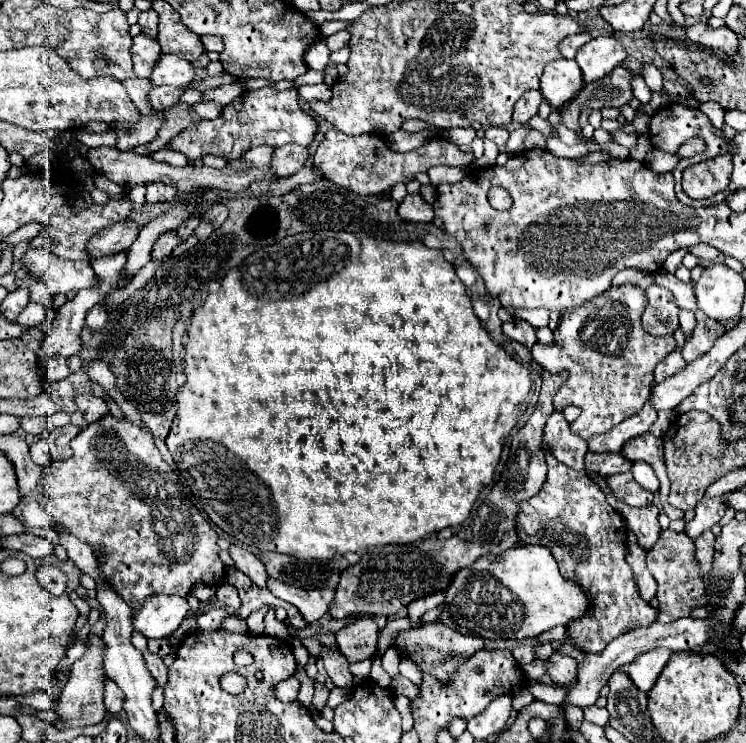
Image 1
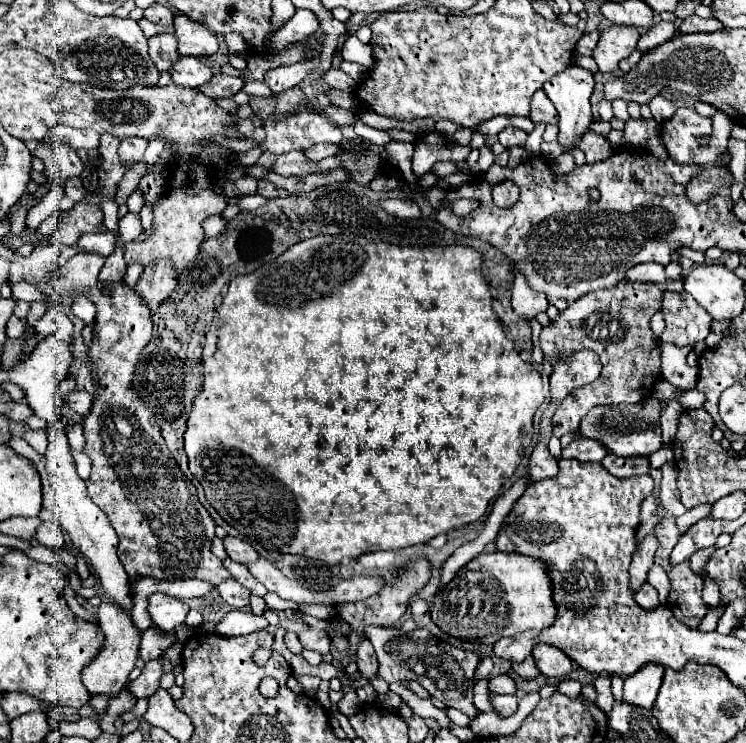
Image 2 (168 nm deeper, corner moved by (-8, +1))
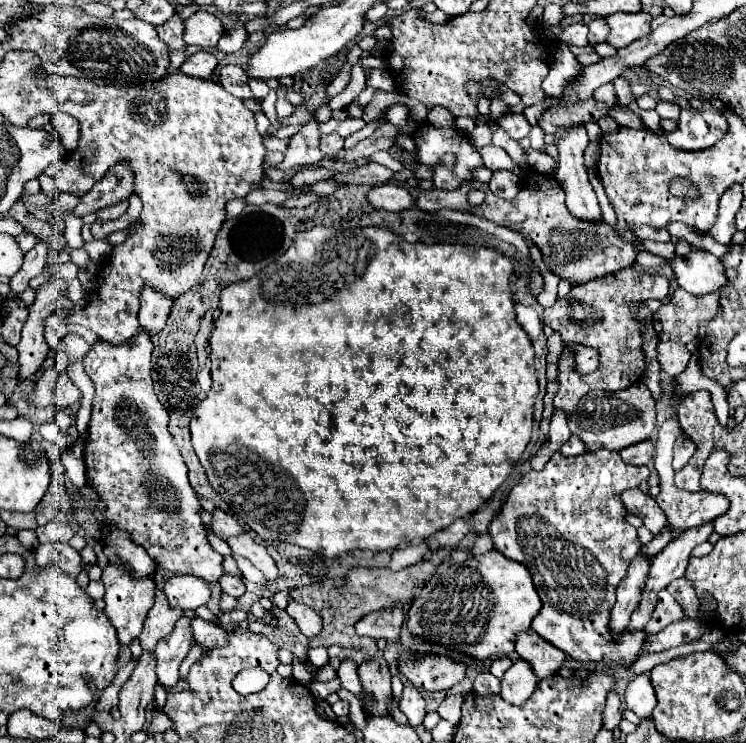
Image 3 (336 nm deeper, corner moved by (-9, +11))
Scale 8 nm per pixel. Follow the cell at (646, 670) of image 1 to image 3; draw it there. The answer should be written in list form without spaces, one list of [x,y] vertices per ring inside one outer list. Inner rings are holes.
[[[648,673],[636,675],[628,683],[624,701],[626,701],[628,709],[632,709],[640,719],[648,719],[652,715],[652,709],[656,707],[656,697],[654,697],[654,687],[650,683]]]

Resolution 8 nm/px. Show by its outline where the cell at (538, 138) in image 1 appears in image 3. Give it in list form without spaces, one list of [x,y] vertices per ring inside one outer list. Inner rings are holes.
[[[504,113],[504,115],[498,117],[498,123],[500,123],[500,127],[502,127],[512,139],[516,139],[516,141],[524,139],[524,137],[528,135],[528,131],[530,131],[530,125],[528,125],[528,121],[526,121],[524,115]]]

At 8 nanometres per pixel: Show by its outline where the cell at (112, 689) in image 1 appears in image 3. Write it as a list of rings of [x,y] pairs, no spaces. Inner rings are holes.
[[[182,617],[176,623],[174,633],[164,637],[164,641],[160,641],[154,649],[156,675],[158,675],[160,685],[172,687],[178,683],[178,679],[180,679],[178,667],[180,667],[182,659],[186,657],[186,653],[190,651],[192,643],[194,643],[194,637],[192,637],[190,621],[188,621],[188,617]]]

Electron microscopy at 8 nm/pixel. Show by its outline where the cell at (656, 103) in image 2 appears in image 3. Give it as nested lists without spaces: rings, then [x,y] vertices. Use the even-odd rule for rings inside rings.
[[[658,101],[658,107],[656,107],[656,113],[664,119],[676,119],[680,115],[680,105],[678,103],[670,103],[670,101]]]

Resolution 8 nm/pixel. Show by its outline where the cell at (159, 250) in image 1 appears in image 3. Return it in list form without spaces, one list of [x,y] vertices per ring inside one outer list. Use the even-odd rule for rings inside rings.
[[[144,285],[140,291],[140,329],[144,329],[150,335],[156,335],[168,319],[168,313],[172,309],[172,299],[160,295],[160,291],[152,285]]]

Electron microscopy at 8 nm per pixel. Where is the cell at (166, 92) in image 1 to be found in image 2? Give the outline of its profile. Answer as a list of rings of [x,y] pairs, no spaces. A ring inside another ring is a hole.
[[[217,73],[217,75],[213,75],[213,79],[209,83],[199,87],[199,91],[203,91],[205,95],[209,95],[213,99],[223,99],[223,97],[231,97],[231,95],[239,93],[243,85],[245,85],[245,81],[239,77]]]

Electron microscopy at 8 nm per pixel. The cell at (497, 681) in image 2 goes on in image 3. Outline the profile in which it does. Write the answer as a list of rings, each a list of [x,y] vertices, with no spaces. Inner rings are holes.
[[[484,671],[484,673],[478,673],[476,679],[474,679],[474,691],[478,695],[490,695],[490,693],[498,693],[500,691],[500,683],[494,681],[494,675]]]

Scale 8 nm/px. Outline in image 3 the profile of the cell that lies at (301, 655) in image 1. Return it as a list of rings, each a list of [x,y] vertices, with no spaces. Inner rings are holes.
[[[312,647],[312,649],[308,649],[308,661],[314,665],[314,667],[322,667],[322,665],[326,665],[328,663],[328,653],[326,653],[326,649],[324,647]]]

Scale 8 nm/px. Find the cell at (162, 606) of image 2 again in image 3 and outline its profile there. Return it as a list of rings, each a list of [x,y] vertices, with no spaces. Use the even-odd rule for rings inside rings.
[[[174,575],[166,581],[164,595],[170,607],[178,607],[186,611],[186,609],[198,609],[200,605],[206,605],[210,599],[210,589],[208,583],[200,581],[194,575]]]

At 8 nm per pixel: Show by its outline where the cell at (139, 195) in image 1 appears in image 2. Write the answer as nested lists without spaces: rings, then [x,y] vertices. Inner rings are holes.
[[[127,213],[121,221],[119,221],[119,239],[121,243],[131,243],[133,239],[137,239],[141,235],[141,221],[139,215]]]

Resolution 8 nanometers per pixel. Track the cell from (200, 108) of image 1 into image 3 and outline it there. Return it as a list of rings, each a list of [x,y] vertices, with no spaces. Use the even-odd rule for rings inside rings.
[[[250,79],[248,85],[250,85],[250,89],[252,89],[252,95],[254,95],[258,101],[262,101],[262,99],[270,93],[268,85],[266,85],[262,79]]]

